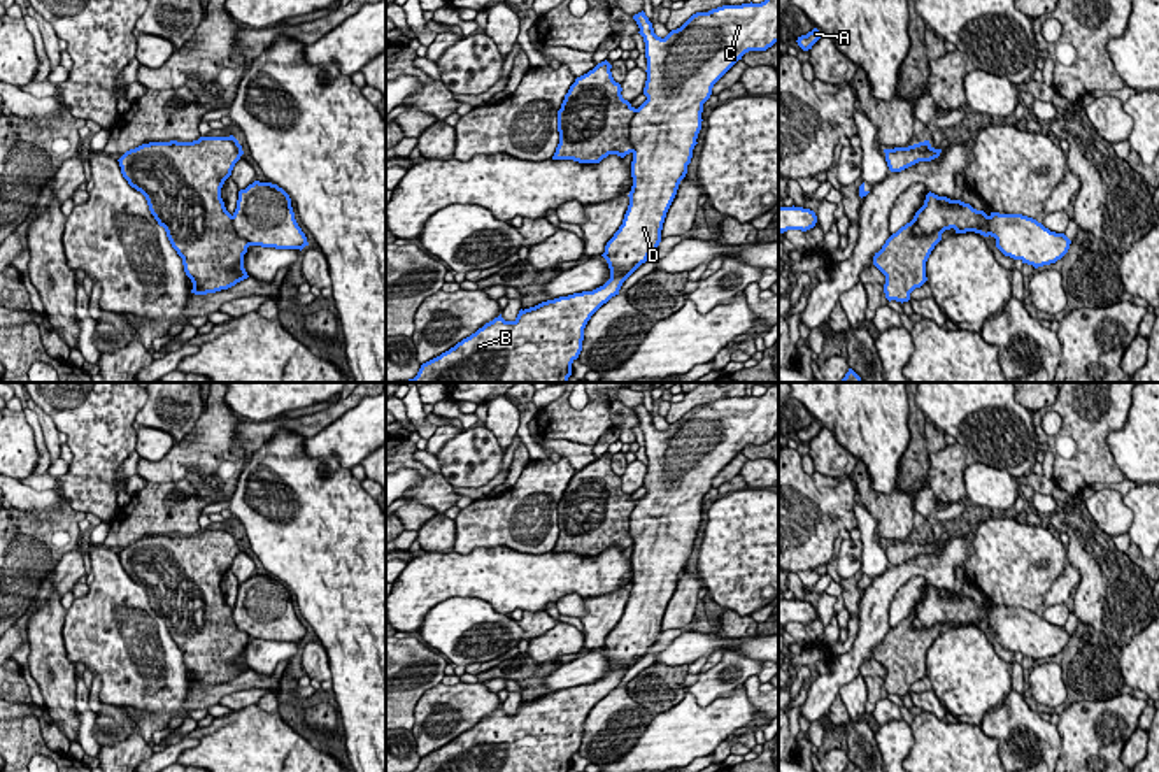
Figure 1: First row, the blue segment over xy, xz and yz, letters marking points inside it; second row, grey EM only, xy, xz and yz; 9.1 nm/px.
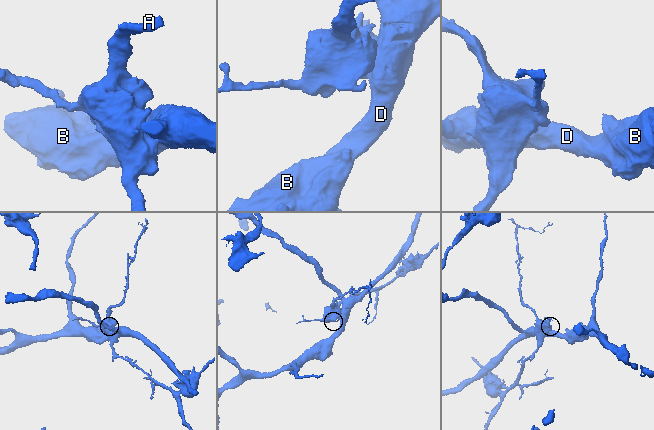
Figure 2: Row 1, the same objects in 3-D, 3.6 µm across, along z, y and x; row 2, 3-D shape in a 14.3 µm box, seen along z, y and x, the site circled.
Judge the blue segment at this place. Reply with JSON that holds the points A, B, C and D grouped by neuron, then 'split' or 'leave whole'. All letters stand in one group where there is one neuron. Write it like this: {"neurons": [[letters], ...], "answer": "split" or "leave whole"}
{"neurons": [["A", "B", "C", "D"]], "answer": "leave whole"}

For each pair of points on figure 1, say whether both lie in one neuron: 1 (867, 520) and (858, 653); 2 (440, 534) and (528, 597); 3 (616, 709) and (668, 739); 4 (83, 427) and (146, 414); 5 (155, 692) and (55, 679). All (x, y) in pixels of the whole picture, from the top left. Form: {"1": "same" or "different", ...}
{"1": "different", "2": "different", "3": "different", "4": "different", "5": "different"}

